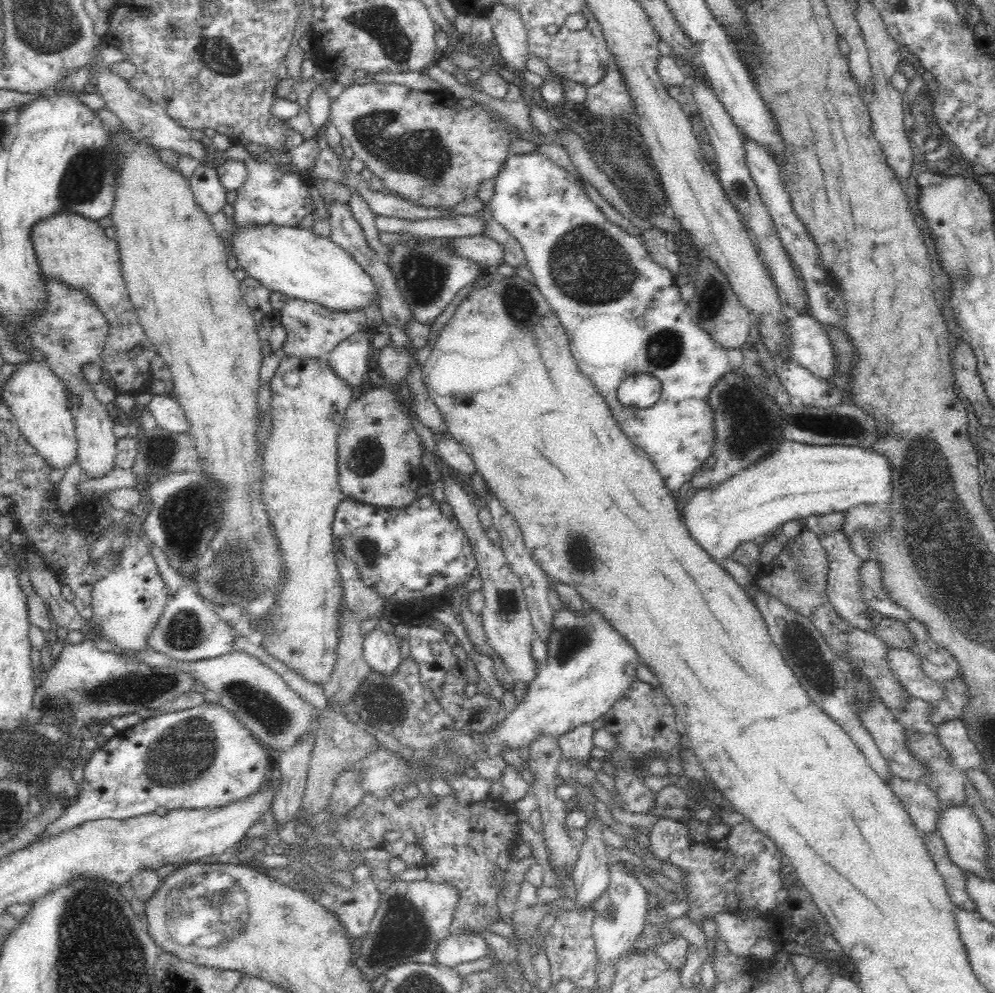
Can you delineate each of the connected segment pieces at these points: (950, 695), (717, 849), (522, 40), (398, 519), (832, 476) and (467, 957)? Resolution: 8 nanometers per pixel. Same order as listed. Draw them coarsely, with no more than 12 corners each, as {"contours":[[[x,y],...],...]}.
{"contours":[[[964,681],[944,682],[945,700],[930,714],[944,724],[962,720],[971,700]],[[685,820],[646,832],[656,857],[686,871],[687,915],[784,902],[780,850],[751,822],[696,843]],[[492,4],[486,14],[508,70],[522,76],[526,28],[520,12]],[[429,495],[348,498],[332,532],[401,622],[476,574],[470,542]],[[786,440],[690,494],[689,537],[720,564],[789,520],[891,506],[860,446]],[[450,935],[438,942],[437,965],[456,967],[487,956],[479,936]]]}

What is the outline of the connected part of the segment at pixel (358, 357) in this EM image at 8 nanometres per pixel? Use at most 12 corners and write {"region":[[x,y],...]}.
{"region":[[369,326],[343,340],[327,363],[358,392],[367,374]]}

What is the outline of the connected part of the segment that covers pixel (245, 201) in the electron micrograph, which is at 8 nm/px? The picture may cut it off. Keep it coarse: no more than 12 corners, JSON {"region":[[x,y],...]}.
{"region":[[303,142],[250,158],[234,227],[296,227],[316,206],[299,174],[277,170]]}

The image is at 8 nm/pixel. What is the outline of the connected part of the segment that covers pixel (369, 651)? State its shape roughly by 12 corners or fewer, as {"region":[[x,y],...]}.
{"region":[[380,628],[363,636],[370,668],[390,674],[400,662],[399,639]]}

